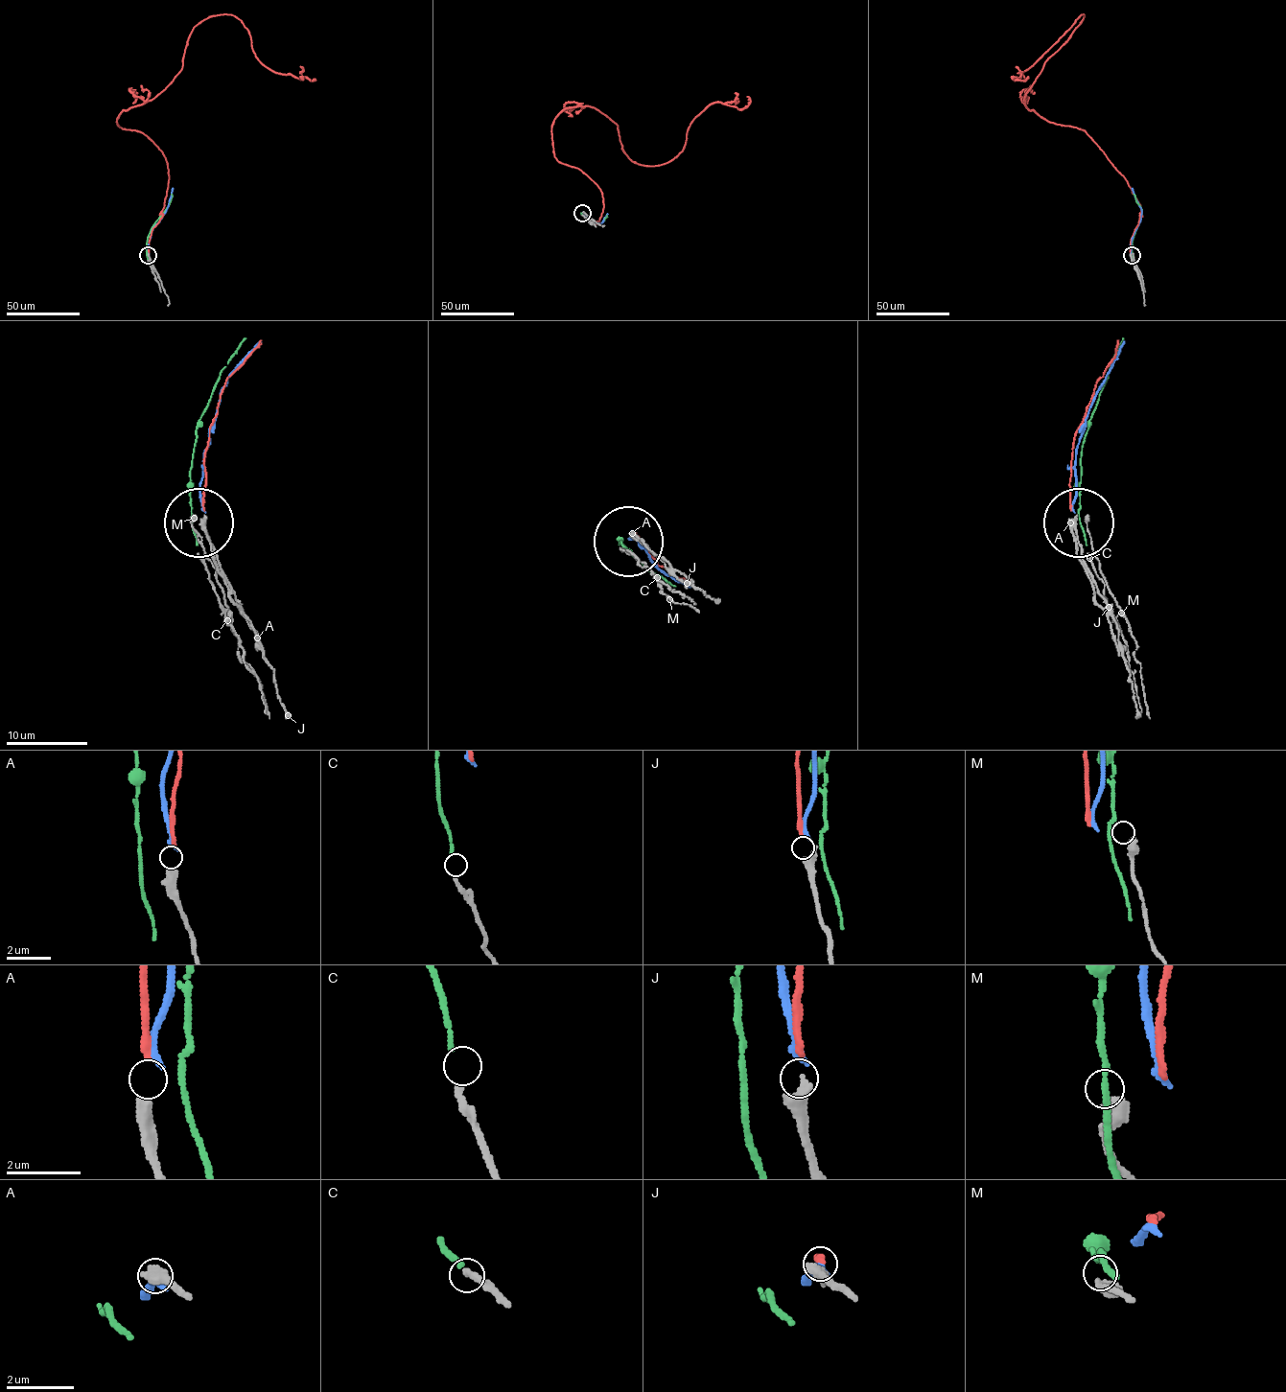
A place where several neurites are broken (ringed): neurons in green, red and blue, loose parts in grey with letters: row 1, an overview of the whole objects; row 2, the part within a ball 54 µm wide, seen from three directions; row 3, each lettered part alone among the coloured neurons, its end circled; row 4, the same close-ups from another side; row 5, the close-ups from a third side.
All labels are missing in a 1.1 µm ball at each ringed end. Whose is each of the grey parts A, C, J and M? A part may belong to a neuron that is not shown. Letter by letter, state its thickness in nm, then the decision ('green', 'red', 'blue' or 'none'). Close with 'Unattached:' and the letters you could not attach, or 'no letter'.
A: 400 nm thick; red
C: 180 nm thick; green
J: 400 nm thick; blue
M: 420 nm thick; none
Unattached: M

